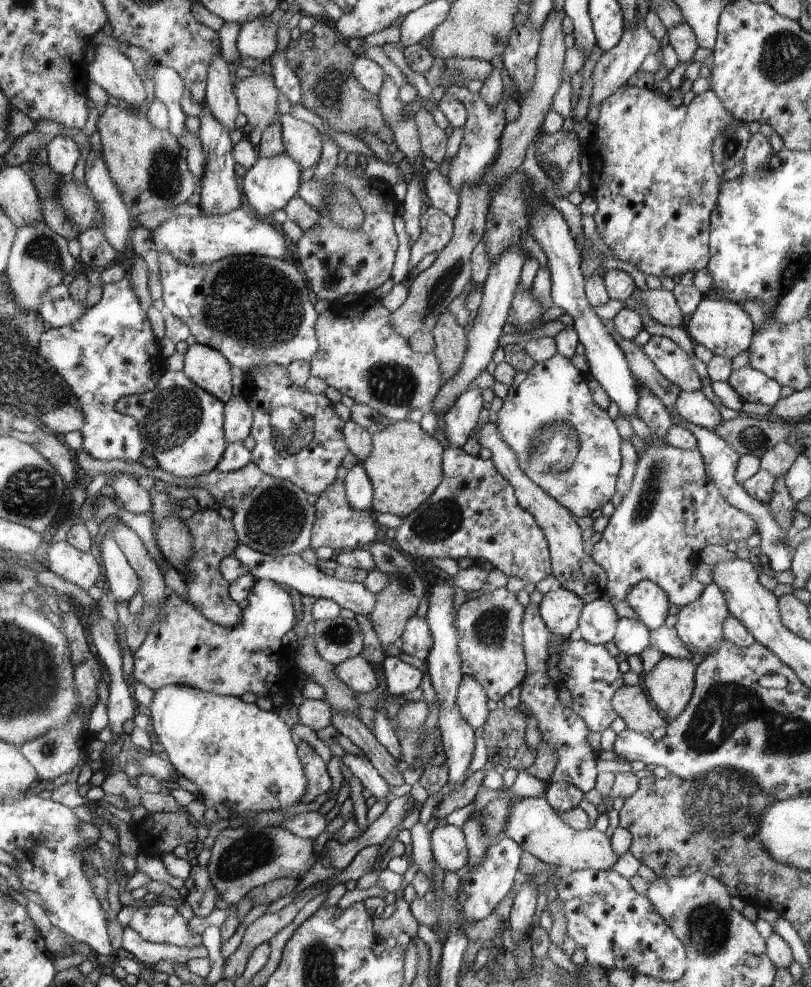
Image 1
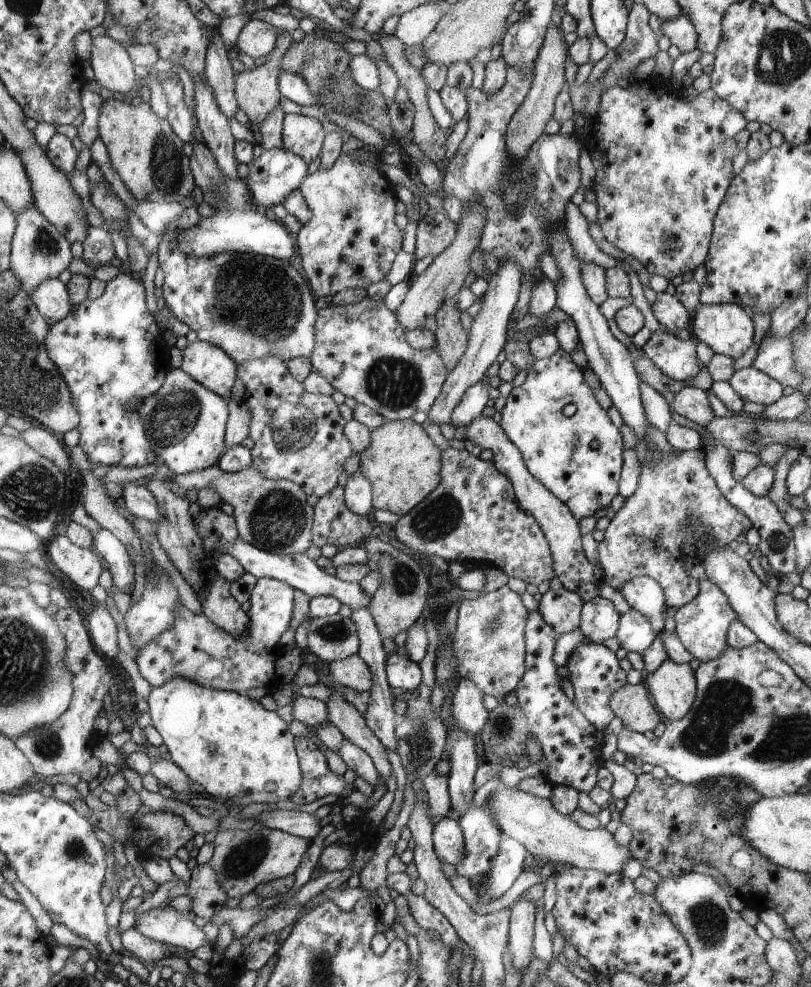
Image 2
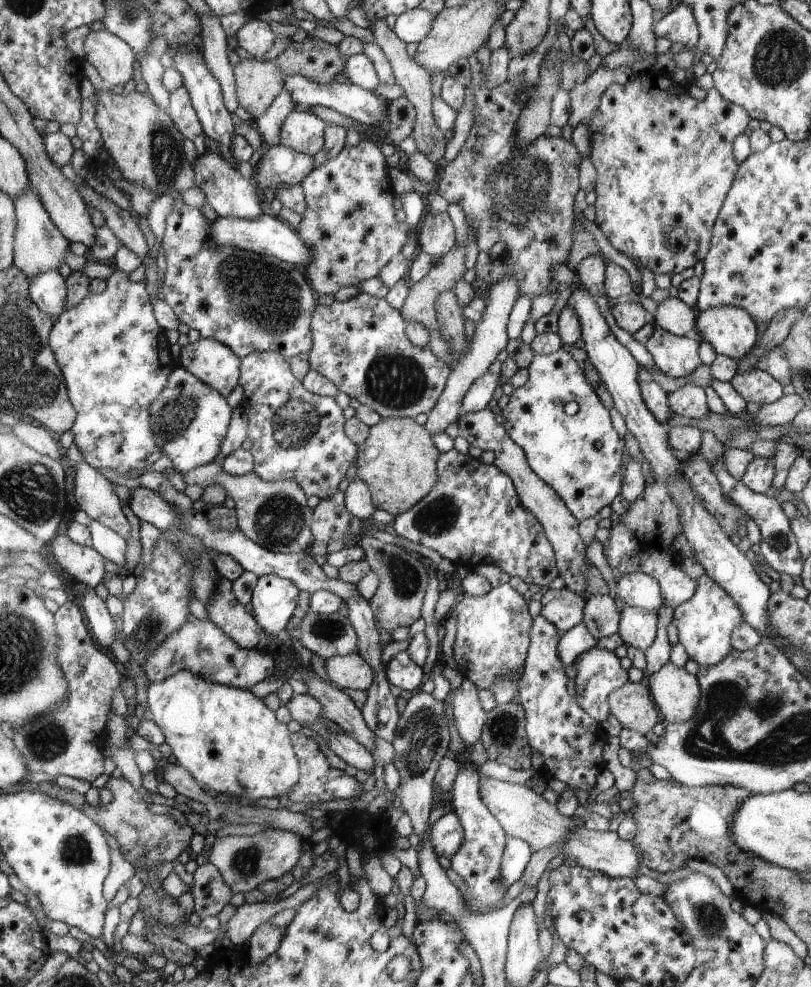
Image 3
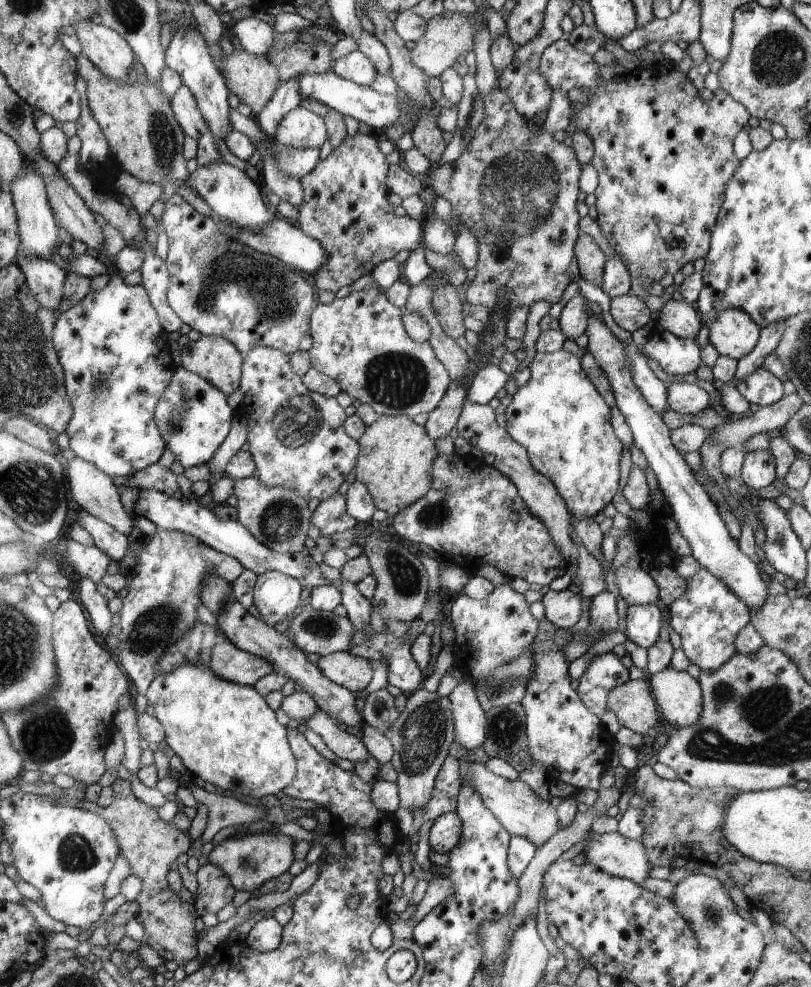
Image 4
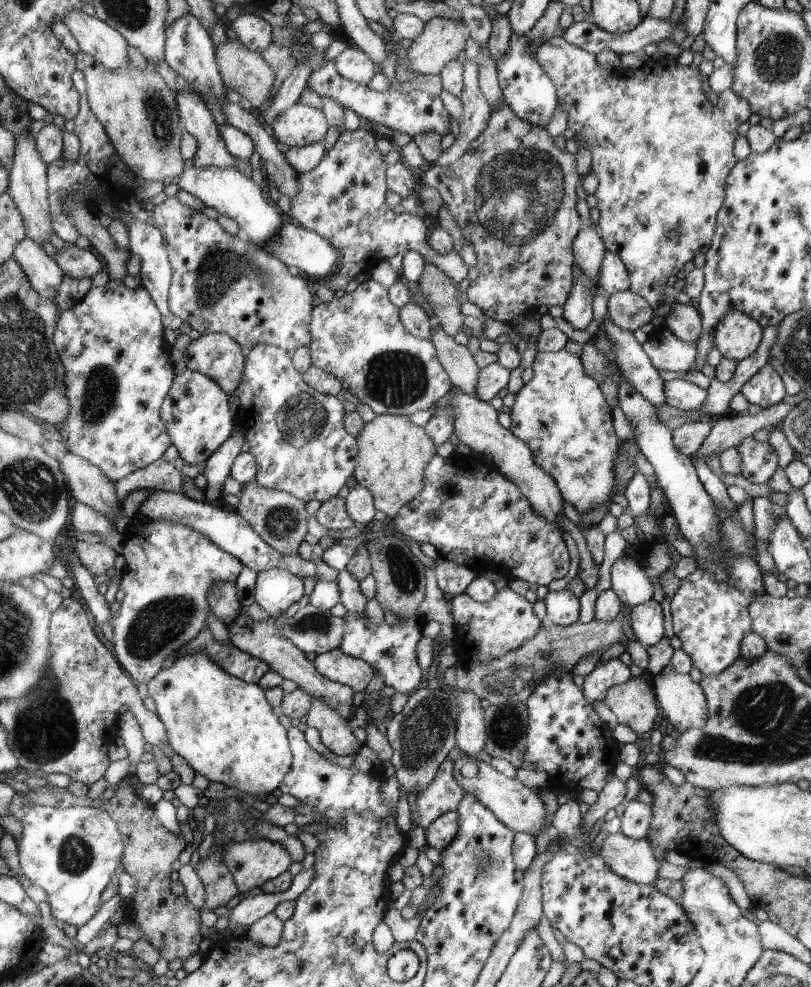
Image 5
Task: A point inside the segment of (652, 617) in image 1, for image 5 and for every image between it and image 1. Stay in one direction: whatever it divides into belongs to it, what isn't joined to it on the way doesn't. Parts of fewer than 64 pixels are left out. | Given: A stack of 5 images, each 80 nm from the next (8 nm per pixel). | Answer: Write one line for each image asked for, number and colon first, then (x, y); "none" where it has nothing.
2: (643, 594)
3: (638, 590)
4: (637, 587)
5: (629, 581)

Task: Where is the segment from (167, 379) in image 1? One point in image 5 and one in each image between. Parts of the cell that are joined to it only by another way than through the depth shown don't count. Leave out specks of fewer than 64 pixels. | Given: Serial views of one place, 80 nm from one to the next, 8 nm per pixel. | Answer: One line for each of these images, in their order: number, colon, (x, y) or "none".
2: (185, 421)
3: (189, 419)
4: (193, 416)
5: (197, 417)

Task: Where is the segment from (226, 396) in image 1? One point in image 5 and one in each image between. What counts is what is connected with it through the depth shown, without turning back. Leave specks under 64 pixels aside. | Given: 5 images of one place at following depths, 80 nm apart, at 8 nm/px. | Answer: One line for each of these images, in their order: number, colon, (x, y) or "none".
2: (211, 366)
3: (215, 364)
4: (218, 360)
5: (218, 355)

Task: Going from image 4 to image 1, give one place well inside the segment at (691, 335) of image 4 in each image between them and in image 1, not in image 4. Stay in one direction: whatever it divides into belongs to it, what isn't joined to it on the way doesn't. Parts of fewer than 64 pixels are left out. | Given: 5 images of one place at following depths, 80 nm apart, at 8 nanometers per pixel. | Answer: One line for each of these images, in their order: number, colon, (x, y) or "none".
1: (662, 305)
2: (668, 310)
3: (674, 316)

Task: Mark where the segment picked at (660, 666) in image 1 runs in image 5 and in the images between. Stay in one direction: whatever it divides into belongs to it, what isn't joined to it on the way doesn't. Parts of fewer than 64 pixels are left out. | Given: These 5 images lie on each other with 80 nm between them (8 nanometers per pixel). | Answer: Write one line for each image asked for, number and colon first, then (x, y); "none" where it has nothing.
2: (673, 686)
3: (676, 693)
4: (679, 697)
5: (682, 700)

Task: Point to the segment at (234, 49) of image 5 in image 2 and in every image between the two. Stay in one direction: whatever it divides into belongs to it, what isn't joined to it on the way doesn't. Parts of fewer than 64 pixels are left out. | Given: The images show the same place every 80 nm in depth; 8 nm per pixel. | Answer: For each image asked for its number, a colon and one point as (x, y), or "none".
2: (257, 91)
3: (258, 83)
4: (254, 79)

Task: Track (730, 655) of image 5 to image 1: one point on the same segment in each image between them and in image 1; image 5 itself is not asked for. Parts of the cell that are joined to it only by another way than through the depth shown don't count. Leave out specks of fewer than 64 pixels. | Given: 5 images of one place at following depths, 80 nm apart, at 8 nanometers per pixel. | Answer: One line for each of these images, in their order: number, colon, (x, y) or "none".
1: (700, 625)
2: (701, 625)
3: (705, 622)
4: (709, 615)

